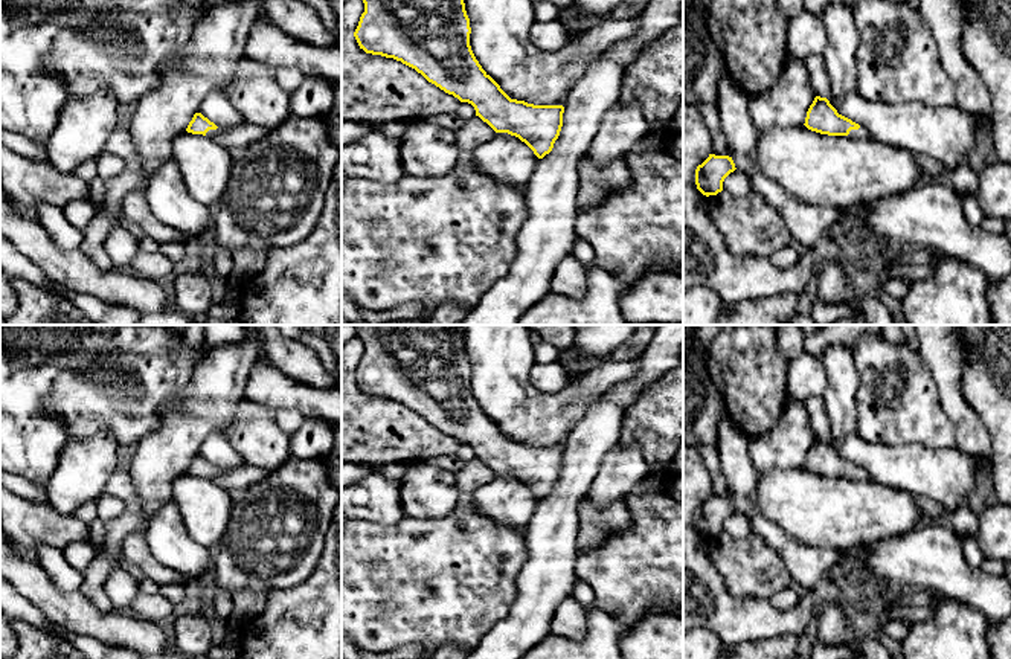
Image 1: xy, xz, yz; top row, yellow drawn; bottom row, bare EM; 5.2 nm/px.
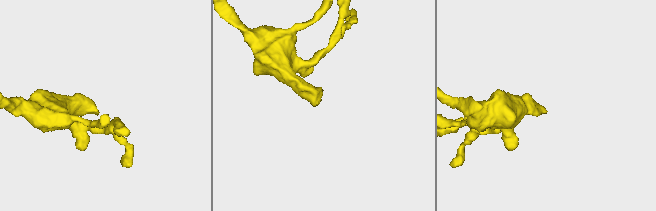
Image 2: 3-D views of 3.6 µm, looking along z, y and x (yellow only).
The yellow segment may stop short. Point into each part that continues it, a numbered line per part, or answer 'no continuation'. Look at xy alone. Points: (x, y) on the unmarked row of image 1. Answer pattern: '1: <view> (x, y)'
1: xy (237, 479)

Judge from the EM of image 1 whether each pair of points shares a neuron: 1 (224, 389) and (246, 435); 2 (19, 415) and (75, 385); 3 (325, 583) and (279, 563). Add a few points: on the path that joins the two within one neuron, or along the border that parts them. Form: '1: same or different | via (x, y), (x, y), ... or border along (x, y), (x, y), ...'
1: different | border along (244, 397), (235, 415), (220, 429)
2: different | border along (63, 371), (43, 401), (43, 411), (66, 429)
3: different | border along (324, 543), (320, 560), (307, 578), (276, 589)

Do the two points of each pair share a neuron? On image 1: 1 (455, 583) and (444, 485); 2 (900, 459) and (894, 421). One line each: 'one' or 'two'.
1: two
2: two

